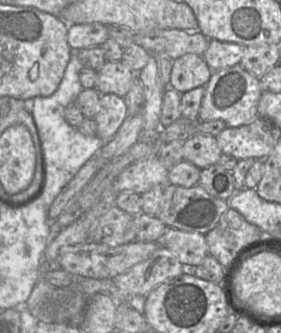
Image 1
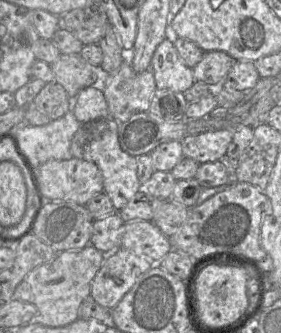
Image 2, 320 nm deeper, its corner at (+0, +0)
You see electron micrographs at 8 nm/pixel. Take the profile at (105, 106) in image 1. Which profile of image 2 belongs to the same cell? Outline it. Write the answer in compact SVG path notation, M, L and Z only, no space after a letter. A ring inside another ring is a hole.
M100 86L83 89L73 100L73 113L80 123L108 118L108 105Z

